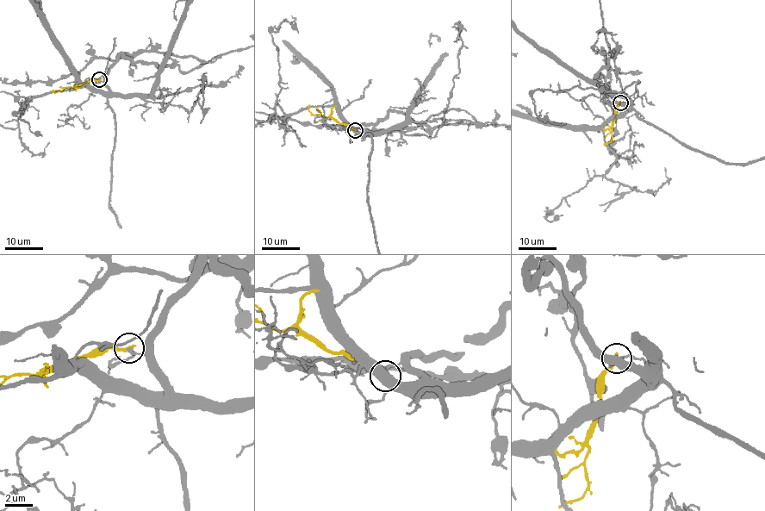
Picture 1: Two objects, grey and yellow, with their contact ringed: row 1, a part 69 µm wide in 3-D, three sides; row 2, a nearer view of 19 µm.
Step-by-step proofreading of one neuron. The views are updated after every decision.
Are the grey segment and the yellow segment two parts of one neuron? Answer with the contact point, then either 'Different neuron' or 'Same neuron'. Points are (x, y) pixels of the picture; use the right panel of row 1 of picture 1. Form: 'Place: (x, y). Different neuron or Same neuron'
Place: (620, 102). Different neuron

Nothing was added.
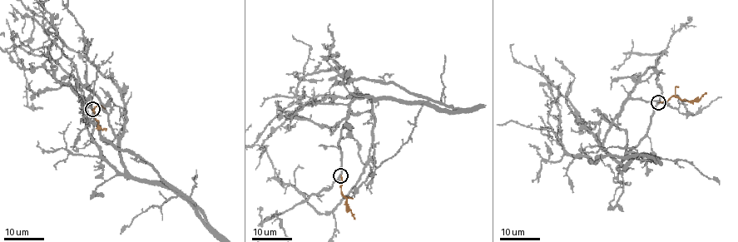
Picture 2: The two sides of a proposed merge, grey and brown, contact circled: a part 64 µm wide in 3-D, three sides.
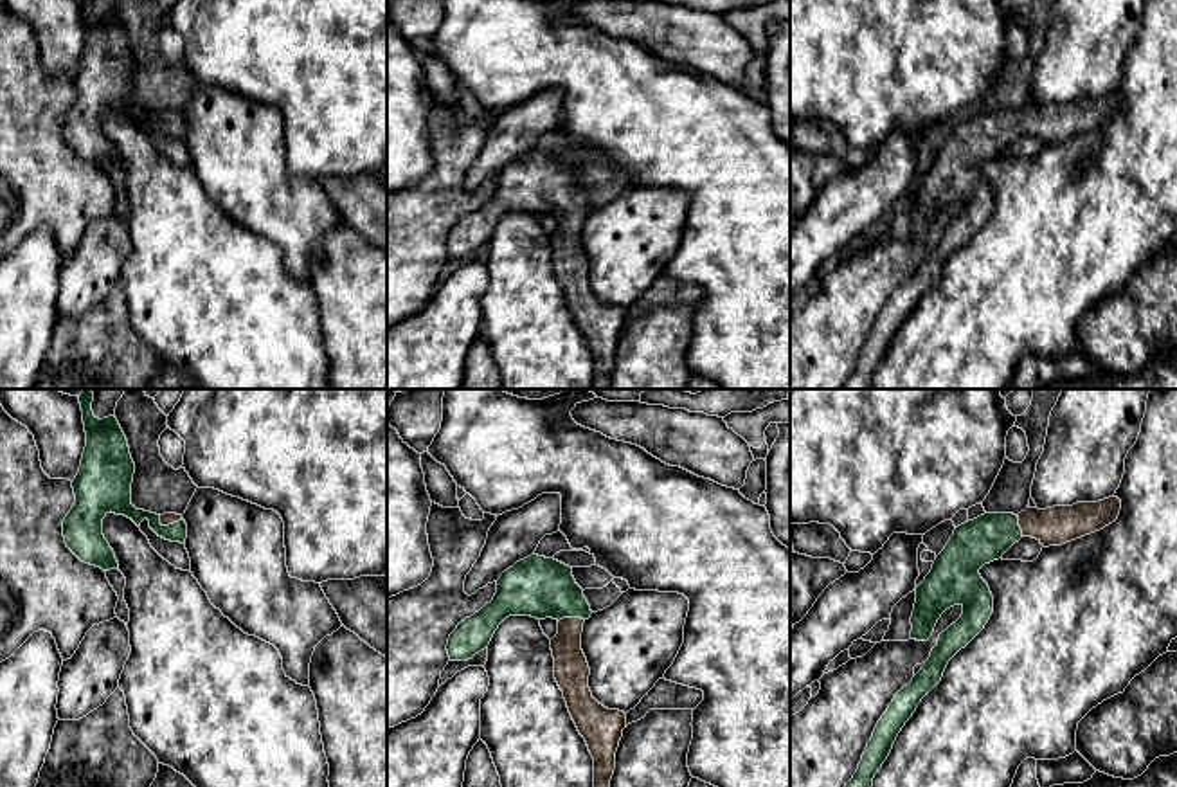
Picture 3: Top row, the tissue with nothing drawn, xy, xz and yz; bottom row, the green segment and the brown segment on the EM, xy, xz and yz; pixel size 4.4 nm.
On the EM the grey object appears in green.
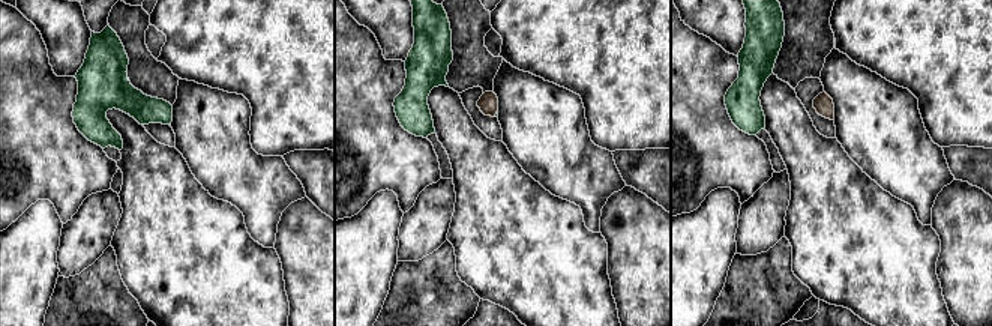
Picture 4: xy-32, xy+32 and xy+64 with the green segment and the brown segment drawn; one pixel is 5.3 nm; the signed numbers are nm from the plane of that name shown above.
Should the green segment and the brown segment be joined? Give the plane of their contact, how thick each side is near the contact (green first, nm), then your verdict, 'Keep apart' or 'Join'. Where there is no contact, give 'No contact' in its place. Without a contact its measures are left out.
Touches green in xy. Thickness 110 nm (green) against 60 nm. Join

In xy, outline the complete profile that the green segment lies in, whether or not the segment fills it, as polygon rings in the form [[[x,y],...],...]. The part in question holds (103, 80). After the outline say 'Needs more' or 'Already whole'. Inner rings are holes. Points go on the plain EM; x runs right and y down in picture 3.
[[[81,0],[81,7],[86,43],[72,77],[76,99],[63,117],[67,144],[85,160],[103,167],[119,166],[115,149],[103,131],[103,115],[110,108],[131,115],[137,122],[148,115],[158,133],[184,140],[187,121],[182,112],[157,112],[131,101],[135,59],[115,11],[99,16],[92,0]]]. Needs more

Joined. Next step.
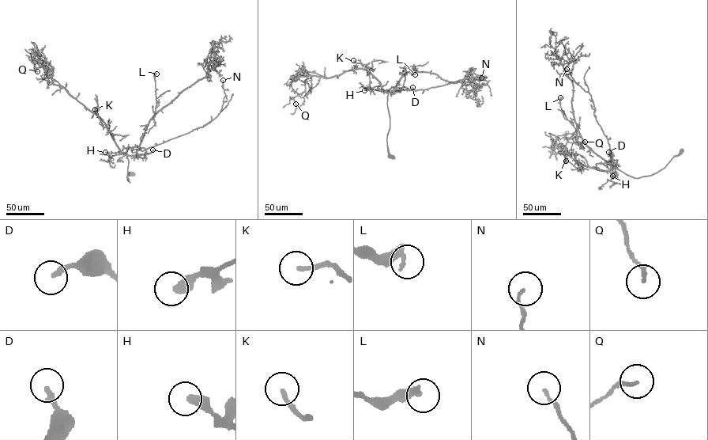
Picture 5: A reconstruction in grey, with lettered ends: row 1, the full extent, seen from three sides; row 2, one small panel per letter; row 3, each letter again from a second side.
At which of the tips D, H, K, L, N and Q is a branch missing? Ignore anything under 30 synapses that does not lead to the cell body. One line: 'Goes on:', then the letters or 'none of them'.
Goes on: none of them

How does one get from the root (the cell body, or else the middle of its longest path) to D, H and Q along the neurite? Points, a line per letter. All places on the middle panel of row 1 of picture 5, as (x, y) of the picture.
D: (390, 156), (387, 141), (389, 118), (386, 92), (409, 89), (412, 87)
H: (390, 156), (387, 141), (389, 127), (386, 90), (388, 90), (364, 90)
Q: (390, 156), (388, 92), (370, 72), (359, 68), (329, 78), (308, 75), (303, 92), (290, 99), (295, 104)

